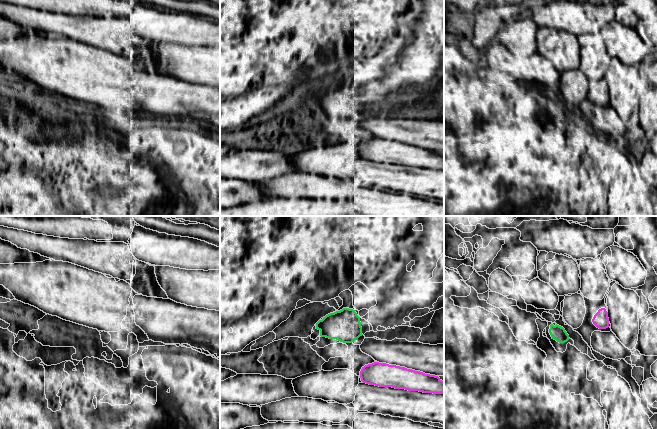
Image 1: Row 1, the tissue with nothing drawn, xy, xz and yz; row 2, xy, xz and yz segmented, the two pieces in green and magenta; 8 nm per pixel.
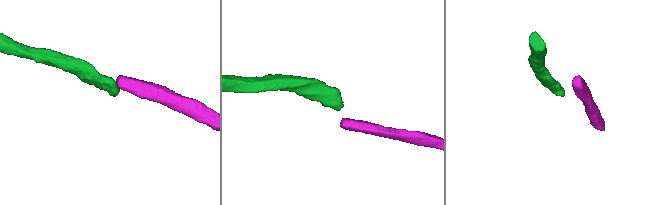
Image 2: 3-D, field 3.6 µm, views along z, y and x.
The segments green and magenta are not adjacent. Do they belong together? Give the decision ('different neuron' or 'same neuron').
different neuron

